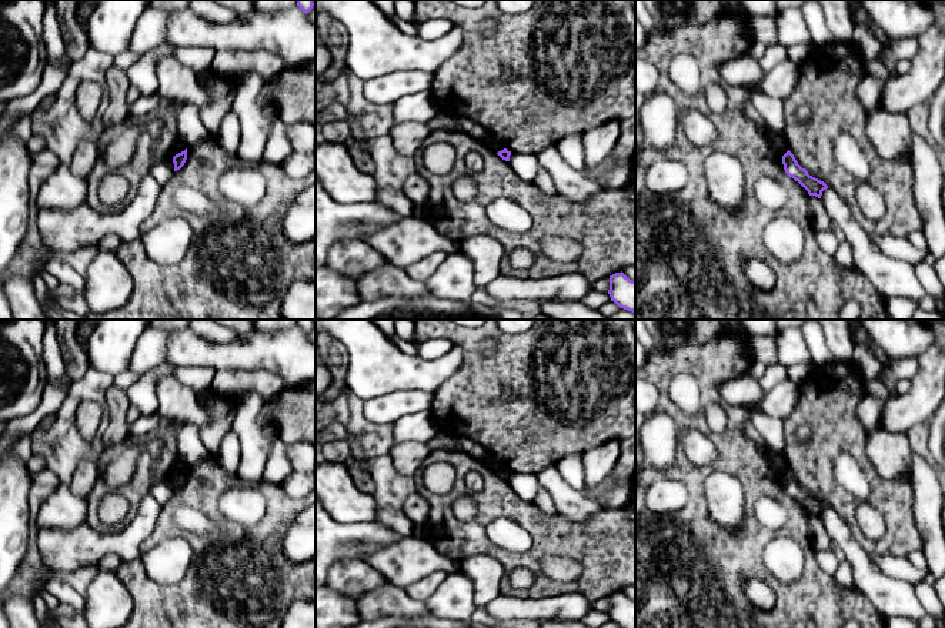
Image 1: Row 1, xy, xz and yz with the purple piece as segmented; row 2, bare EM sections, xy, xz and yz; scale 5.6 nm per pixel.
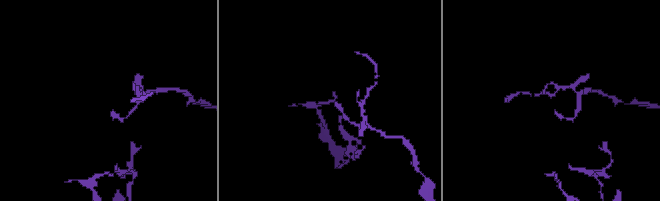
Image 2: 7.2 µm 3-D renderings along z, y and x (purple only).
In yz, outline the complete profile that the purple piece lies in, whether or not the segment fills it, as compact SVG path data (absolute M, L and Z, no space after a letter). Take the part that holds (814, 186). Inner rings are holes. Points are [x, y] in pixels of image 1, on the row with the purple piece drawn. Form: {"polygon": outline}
{"polygon": "M789 150L782 156L782 164L785 173L795 181L798 181L808 191L809 196L821 198L822 191L828 188L824 181L809 176L808 171L798 164Z"}

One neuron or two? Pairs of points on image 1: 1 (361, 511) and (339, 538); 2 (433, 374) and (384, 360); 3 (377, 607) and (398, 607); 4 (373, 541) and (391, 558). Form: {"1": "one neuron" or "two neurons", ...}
{"1": "two neurons", "2": "one neuron", "3": "one neuron", "4": "two neurons"}

